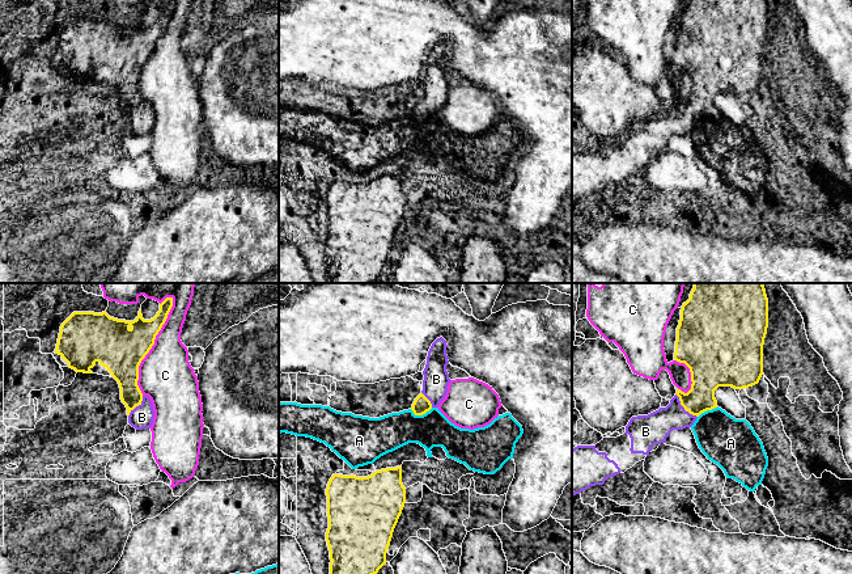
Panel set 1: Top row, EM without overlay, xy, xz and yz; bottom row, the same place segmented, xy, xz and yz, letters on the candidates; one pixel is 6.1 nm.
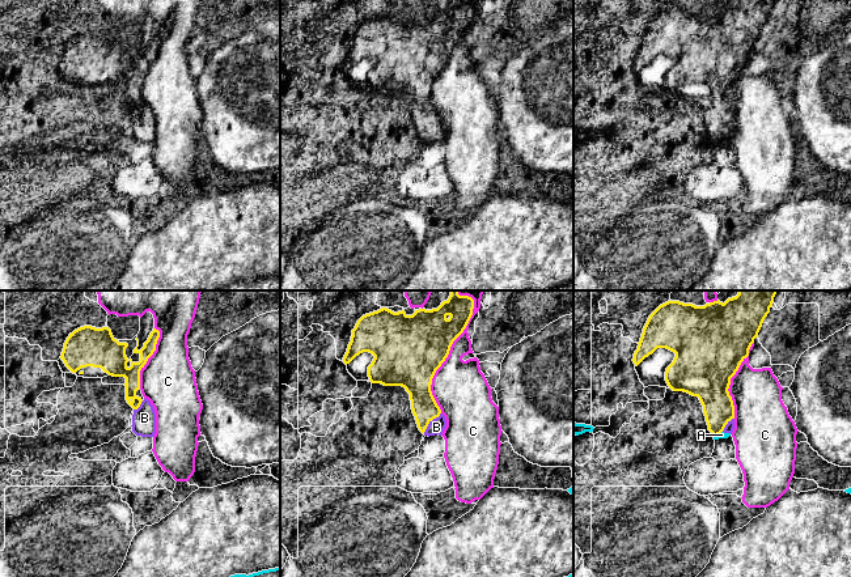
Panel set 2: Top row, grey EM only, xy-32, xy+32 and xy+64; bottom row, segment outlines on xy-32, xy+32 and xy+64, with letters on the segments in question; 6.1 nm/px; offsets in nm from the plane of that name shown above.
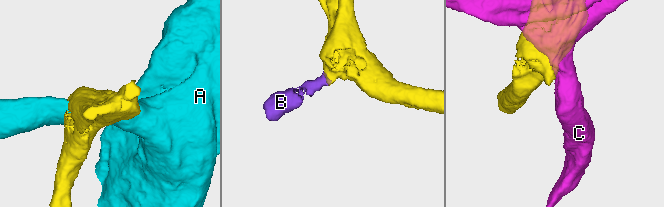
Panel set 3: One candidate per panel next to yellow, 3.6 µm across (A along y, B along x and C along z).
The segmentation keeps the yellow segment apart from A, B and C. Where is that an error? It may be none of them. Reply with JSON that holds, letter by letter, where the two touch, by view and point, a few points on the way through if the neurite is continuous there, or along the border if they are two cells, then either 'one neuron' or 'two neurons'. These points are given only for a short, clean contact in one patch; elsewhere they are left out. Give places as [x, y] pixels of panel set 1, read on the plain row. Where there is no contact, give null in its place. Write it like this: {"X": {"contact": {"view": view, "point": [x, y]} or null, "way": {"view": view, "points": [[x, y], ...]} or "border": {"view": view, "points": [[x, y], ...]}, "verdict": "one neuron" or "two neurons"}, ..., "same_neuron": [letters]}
{"A": {"contact": {"view": "xz", "point": [420, 121]}, "verdict": "two neurons"}, "B": {"contact": {"view": "yz", "point": [683, 113]}, "way": {"view": "yz", "points": [[707, 80], [703, 93], [683, 113], [653, 135]]}, "verdict": "one neuron"}, "C": {"contact": {"view": "xy", "point": [152, 51]}, "verdict": "two neurons"}, "same_neuron": ["B"]}

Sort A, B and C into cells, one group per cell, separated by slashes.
A / B / C

